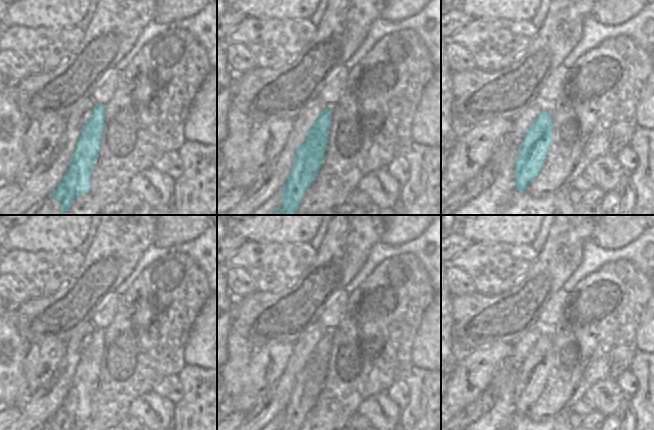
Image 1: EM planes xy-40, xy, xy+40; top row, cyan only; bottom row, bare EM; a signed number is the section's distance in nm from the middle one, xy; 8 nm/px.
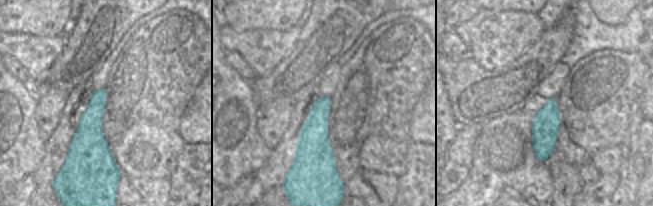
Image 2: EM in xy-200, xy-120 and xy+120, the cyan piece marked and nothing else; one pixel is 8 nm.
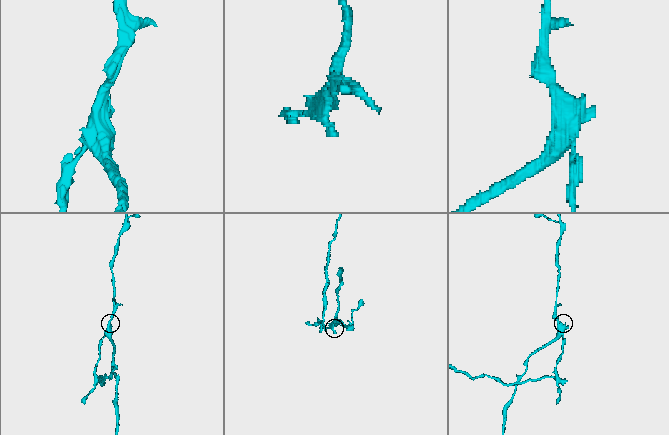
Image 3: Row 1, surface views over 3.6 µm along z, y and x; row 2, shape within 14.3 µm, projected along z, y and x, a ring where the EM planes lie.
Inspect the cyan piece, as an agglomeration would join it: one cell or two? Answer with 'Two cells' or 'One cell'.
Two cells

